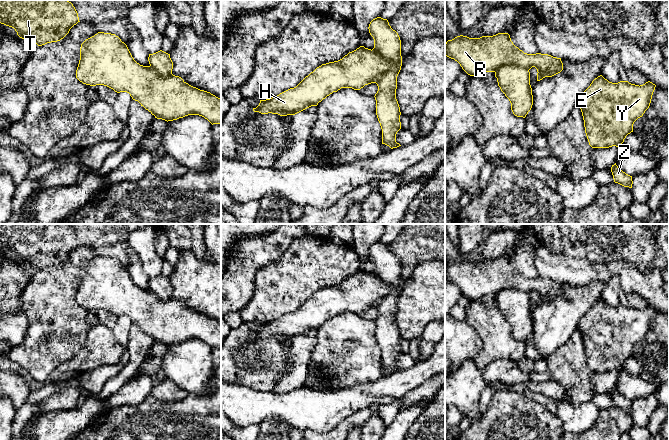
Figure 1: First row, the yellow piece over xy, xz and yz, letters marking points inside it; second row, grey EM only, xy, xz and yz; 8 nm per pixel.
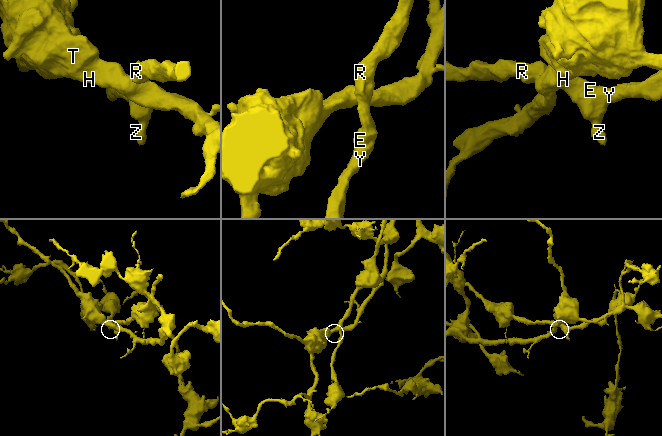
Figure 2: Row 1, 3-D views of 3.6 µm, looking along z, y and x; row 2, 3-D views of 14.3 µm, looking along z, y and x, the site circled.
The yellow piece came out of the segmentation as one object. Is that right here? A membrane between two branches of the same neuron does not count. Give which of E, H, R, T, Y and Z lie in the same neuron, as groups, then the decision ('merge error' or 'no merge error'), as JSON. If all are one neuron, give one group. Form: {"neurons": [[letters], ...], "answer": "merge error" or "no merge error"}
{"neurons": [["E", "R", "Y", "Z"], ["H", "T"]], "answer": "merge error"}

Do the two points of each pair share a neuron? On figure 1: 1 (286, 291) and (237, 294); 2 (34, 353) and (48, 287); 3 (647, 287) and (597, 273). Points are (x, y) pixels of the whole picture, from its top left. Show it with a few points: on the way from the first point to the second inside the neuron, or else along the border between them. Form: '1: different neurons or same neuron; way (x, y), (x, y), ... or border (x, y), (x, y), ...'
1: different neurons; border (259, 270), (255, 274), (253, 295), (239, 312)
2: same neuron; way (42, 337), (48, 318), (48, 303)
3: same neuron; way (635, 281), (625, 271), (609, 271)

